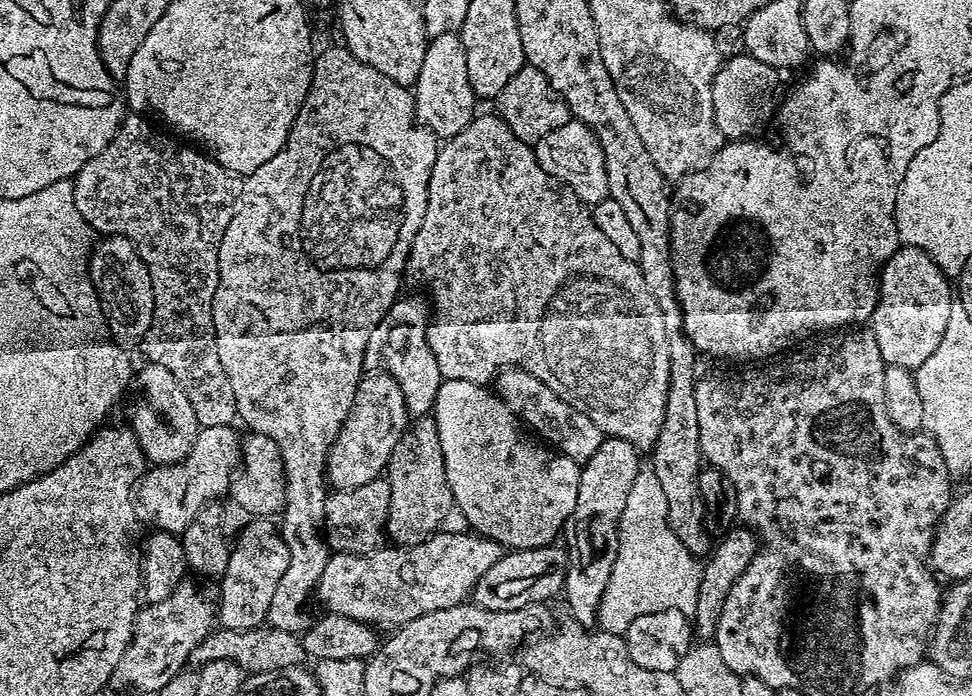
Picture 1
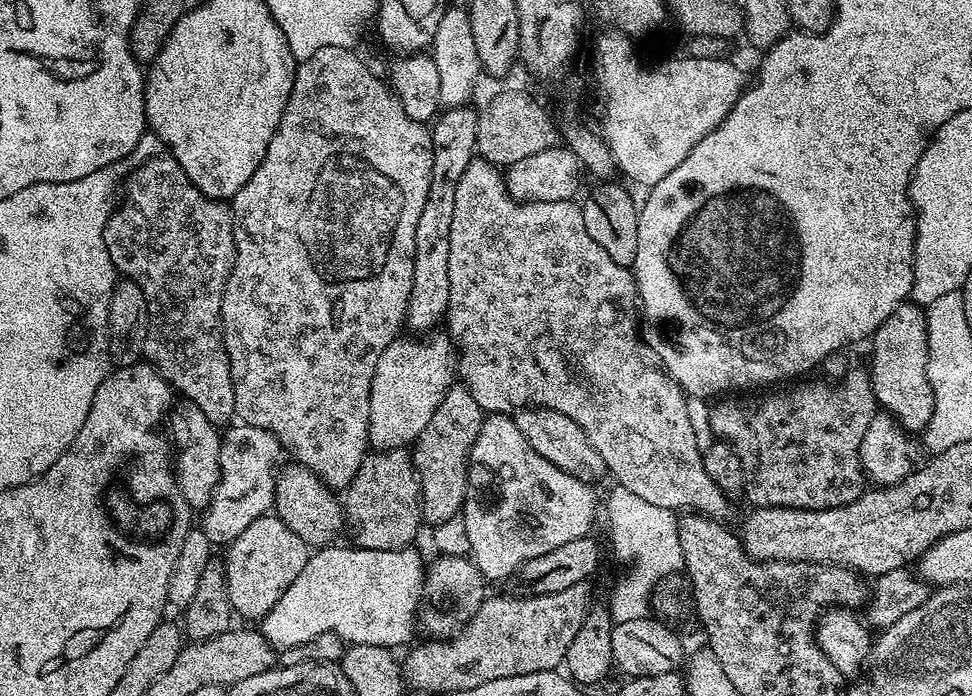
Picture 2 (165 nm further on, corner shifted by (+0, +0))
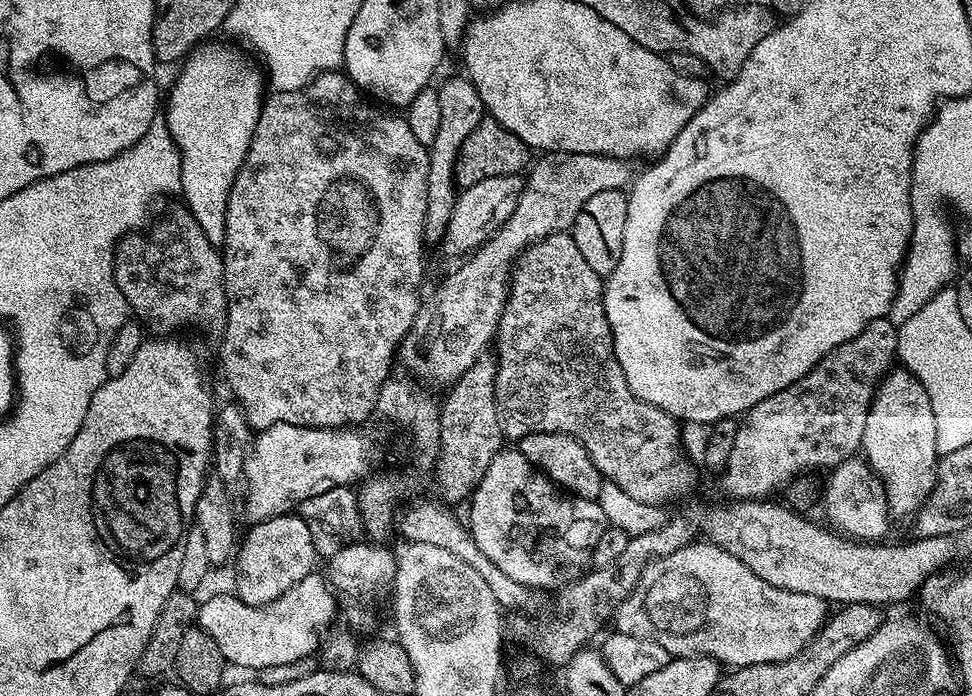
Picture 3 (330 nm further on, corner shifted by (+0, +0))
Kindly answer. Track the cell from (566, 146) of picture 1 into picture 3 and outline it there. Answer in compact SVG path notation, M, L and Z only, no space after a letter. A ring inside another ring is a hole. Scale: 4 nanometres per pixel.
M523 175L499 176L486 178L482 182L474 182L474 186L463 189L456 197L456 204L450 214L450 222L444 231L442 247L452 256L467 257L476 251L489 235L502 227L506 218L514 214L518 200L526 187Z

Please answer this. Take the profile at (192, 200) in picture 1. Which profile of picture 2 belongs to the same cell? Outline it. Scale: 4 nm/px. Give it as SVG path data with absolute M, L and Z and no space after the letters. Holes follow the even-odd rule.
M157 154L135 166L137 168L133 172L131 169L123 181L124 197L121 200L119 197L108 218L104 241L117 273L133 280L148 303L148 333L144 339L143 359L183 399L194 402L212 424L231 425L236 416L236 399L230 362L224 349L224 329L220 327L222 294L236 260L231 207L198 190L171 154Z

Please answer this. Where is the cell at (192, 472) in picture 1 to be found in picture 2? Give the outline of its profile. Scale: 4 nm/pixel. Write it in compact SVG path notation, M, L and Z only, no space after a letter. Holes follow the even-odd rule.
M243 422L233 423L221 435L220 480L216 483L212 501L202 512L202 529L212 546L231 544L250 522L269 515L276 498L276 452L278 445L271 432Z

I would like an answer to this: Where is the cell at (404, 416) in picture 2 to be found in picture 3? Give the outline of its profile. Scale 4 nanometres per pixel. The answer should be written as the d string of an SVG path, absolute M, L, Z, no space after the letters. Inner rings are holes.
M566 152L544 154L539 158L541 160L537 164L535 161L527 173L526 187L518 200L518 206L514 208L514 214L510 214L504 225L491 233L488 239L461 263L465 263L461 268L453 270L448 278L448 285L429 304L428 301L421 303L412 329L404 335L404 342L398 349L401 357L404 355L414 367L421 368L430 379L437 380L438 383L444 384L443 386L455 384L458 378L462 378L462 374L466 374L466 370L470 370L470 366L474 366L477 360L487 353L484 352L487 348L489 351L504 304L508 301L510 277L518 257L538 241L556 232L568 232L575 224L582 206L590 198L594 198L594 194L602 190L623 189L629 183L628 168L624 165L627 163L618 156Z

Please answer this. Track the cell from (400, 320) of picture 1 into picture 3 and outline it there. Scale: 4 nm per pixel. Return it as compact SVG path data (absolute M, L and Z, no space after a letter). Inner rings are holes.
M463 75L448 80L438 88L438 102L442 106L442 122L438 122L438 134L434 134L434 142L430 145L428 154L428 205L424 219L425 241L443 241L444 231L450 222L452 208L456 204L458 185L456 183L456 155L462 150L470 130L485 119L484 100L472 81Z

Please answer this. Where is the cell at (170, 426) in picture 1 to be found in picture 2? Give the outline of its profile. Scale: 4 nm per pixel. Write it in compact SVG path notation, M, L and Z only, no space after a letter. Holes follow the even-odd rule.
M183 398L177 399L171 405L170 411L166 416L166 424L172 427L172 440L174 445L174 471L176 474L176 482L178 490L182 490L182 498L186 498L186 502L194 510L203 510L208 507L212 501L212 494L216 489L216 483L220 480L220 438L221 433L218 431L217 425L210 422L210 418L206 418L206 414L202 414L202 410L198 410L198 406L194 406L194 402Z

